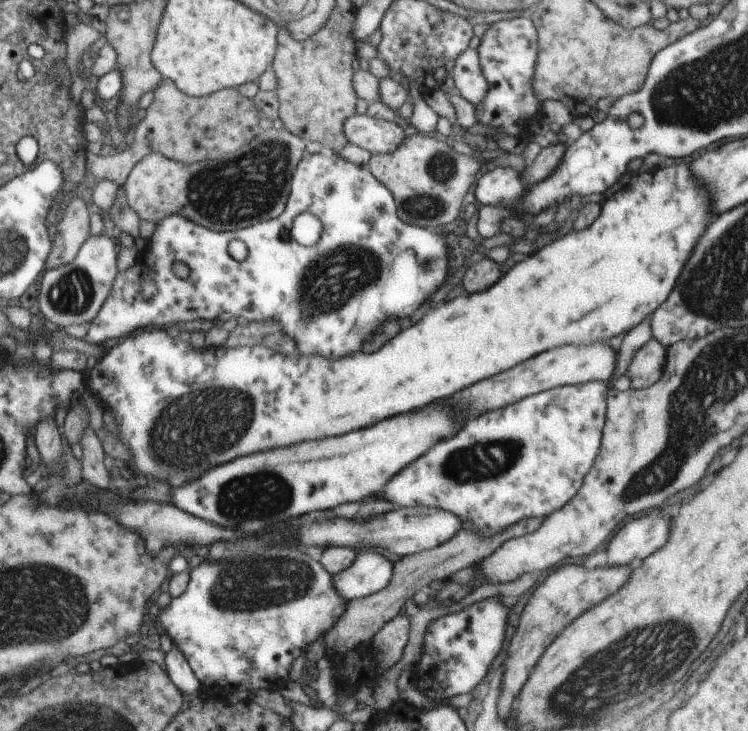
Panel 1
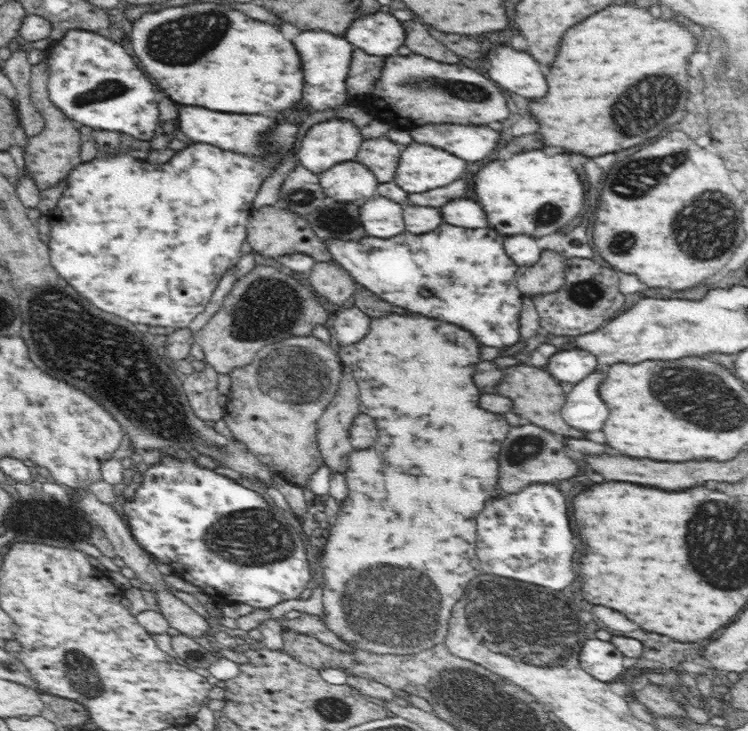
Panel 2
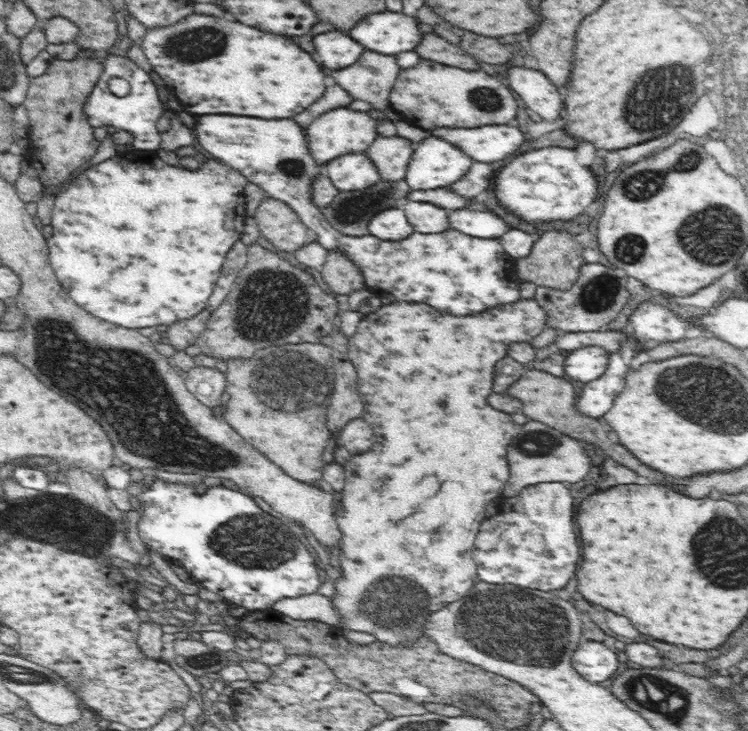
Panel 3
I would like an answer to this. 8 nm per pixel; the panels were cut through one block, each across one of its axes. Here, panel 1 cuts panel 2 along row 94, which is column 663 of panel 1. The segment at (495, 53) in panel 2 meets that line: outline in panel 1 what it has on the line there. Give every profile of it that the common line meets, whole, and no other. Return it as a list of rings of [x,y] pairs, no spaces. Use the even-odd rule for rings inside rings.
[[[660,510],[646,512],[642,517],[630,520],[618,532],[612,534],[606,549],[606,567],[621,567],[632,564],[632,560],[644,560],[654,550],[666,544],[670,524],[660,518]]]

